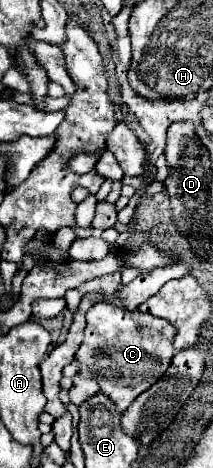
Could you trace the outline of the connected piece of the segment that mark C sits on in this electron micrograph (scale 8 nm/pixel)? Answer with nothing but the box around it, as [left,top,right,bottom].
[75,302,175,412]

